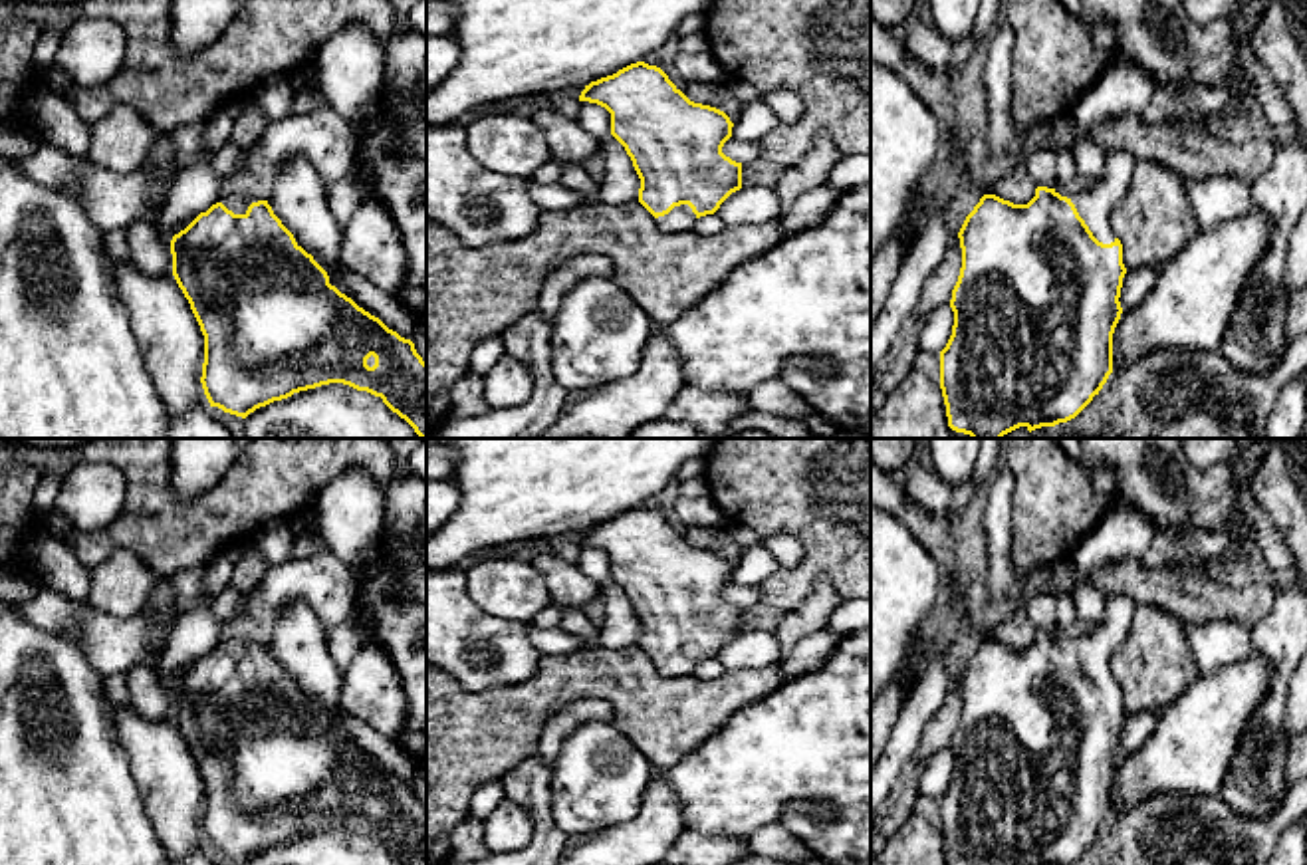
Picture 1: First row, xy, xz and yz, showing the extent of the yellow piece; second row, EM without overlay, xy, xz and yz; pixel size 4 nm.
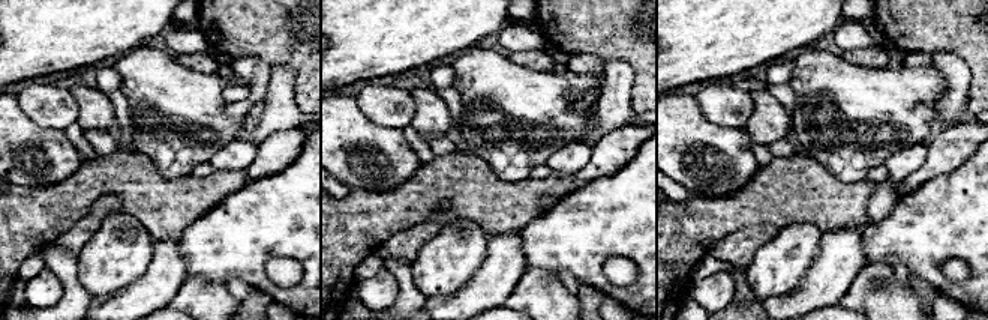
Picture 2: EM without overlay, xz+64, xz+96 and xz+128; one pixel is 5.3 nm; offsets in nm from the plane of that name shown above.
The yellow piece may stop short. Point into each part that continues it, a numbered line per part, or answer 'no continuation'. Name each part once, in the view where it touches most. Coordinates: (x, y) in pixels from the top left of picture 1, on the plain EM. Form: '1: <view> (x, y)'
1: yz (1095, 651)

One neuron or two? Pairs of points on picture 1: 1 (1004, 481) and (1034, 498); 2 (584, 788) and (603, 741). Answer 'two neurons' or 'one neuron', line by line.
1: two neurons
2: one neuron

